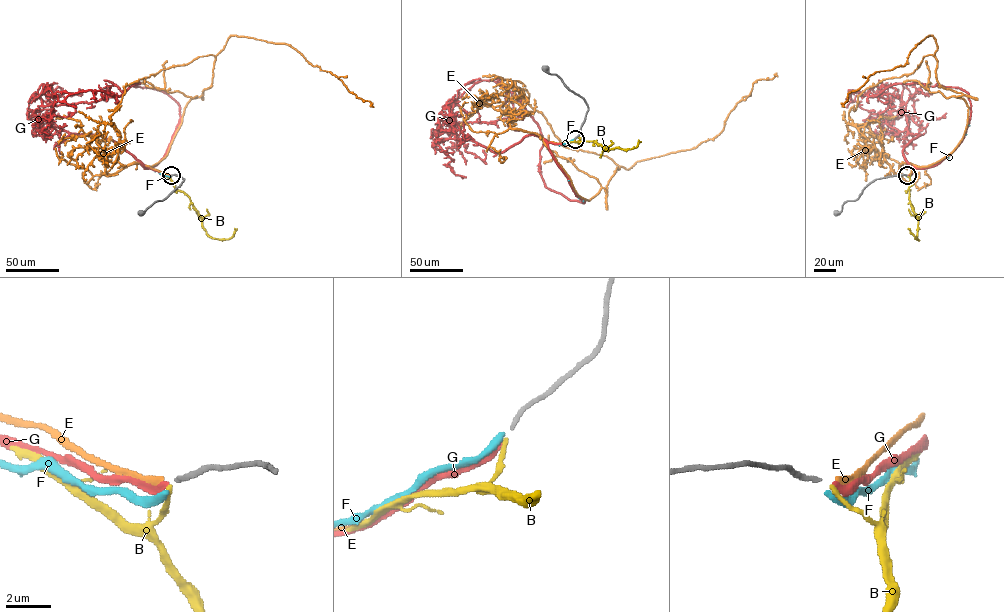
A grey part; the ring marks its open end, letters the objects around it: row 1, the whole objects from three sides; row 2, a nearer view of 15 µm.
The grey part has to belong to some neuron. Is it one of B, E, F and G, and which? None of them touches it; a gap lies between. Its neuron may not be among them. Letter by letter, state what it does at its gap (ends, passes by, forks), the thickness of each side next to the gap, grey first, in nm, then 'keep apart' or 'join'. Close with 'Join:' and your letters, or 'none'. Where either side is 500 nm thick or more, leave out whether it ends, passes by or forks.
B: it ends | 200/190 nm | keep apart
E: it ends | 200/240 nm | keep apart
F: it ends | 200/300 nm | keep apart
G: it ends | 200/280 nm | join
Join: G

